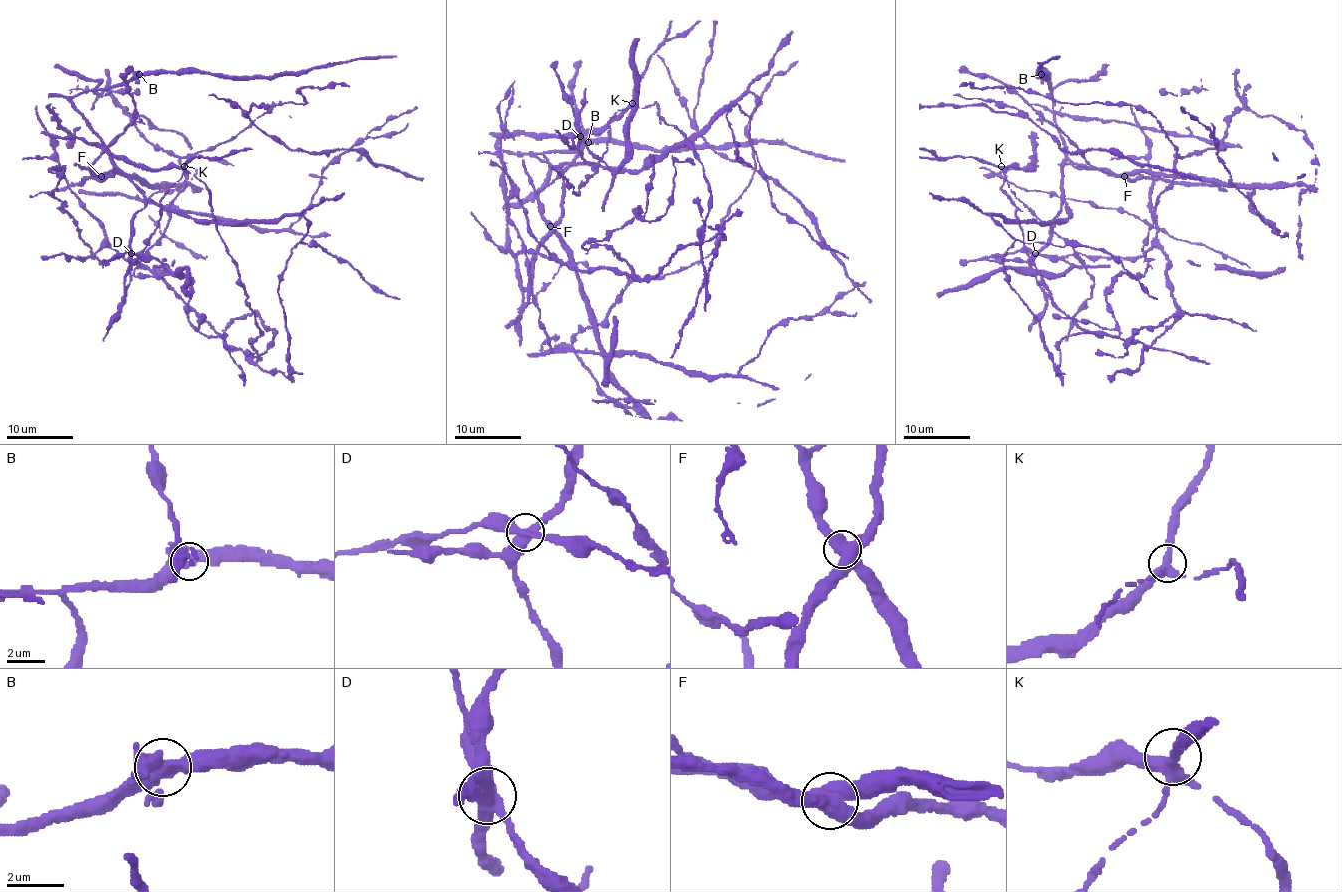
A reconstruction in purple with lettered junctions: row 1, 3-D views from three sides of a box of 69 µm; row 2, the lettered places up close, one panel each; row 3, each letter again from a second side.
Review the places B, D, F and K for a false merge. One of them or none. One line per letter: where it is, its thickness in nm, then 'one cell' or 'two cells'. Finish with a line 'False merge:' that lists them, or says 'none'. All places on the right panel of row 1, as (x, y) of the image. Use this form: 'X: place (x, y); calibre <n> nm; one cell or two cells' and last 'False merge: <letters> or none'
B: place (1041, 74); calibre 480 nm; one cell
D: place (1035, 253); calibre 440 nm; one cell
F: place (1124, 176); calibre 480 nm; one cell
K: place (1001, 166); calibre 340 nm; one cell
False merge: none

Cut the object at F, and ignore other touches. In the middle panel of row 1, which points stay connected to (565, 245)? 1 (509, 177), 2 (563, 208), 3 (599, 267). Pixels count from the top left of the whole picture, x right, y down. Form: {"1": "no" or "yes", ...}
{"1": "no", "2": "no", "3": "no"}

